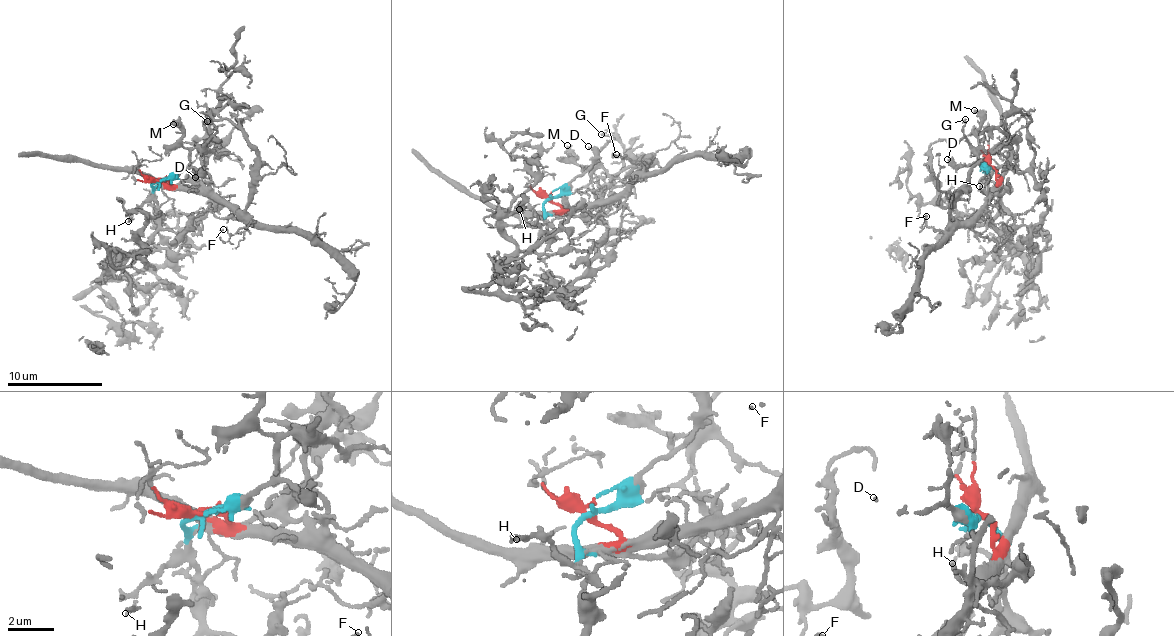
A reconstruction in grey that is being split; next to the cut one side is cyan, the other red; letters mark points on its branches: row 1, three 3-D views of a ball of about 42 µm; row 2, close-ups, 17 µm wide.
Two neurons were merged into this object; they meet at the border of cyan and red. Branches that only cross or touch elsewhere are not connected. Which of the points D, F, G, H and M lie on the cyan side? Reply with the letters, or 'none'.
D, G, H, M

